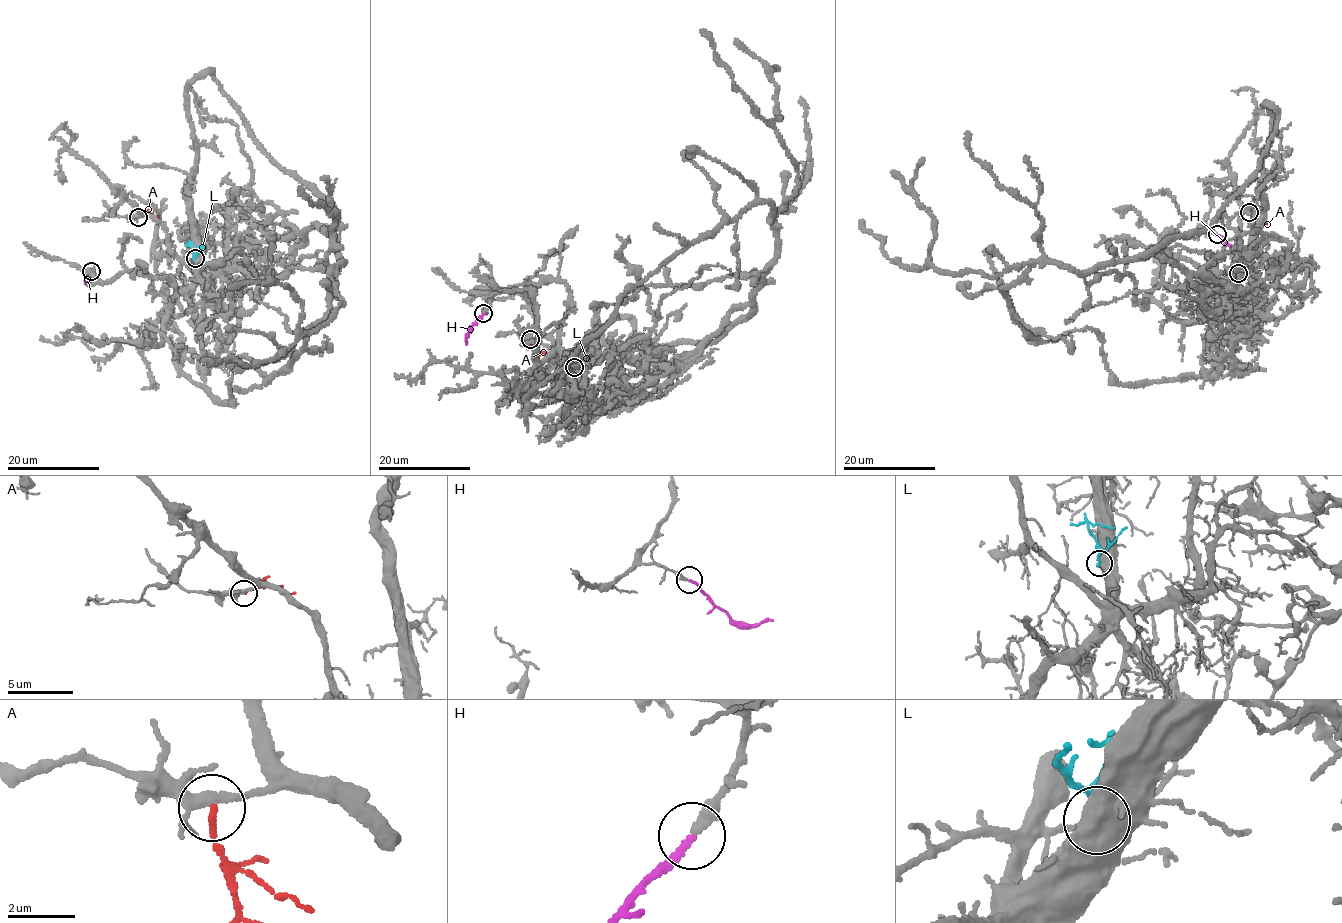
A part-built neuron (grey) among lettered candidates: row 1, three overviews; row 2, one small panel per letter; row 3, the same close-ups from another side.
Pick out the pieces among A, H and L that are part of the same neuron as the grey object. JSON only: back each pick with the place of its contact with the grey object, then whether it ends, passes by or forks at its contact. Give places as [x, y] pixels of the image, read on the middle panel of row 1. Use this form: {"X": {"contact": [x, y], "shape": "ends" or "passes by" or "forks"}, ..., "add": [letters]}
{"H": {"contact": [483, 313], "shape": "ends"}, "add": ["H"]}

